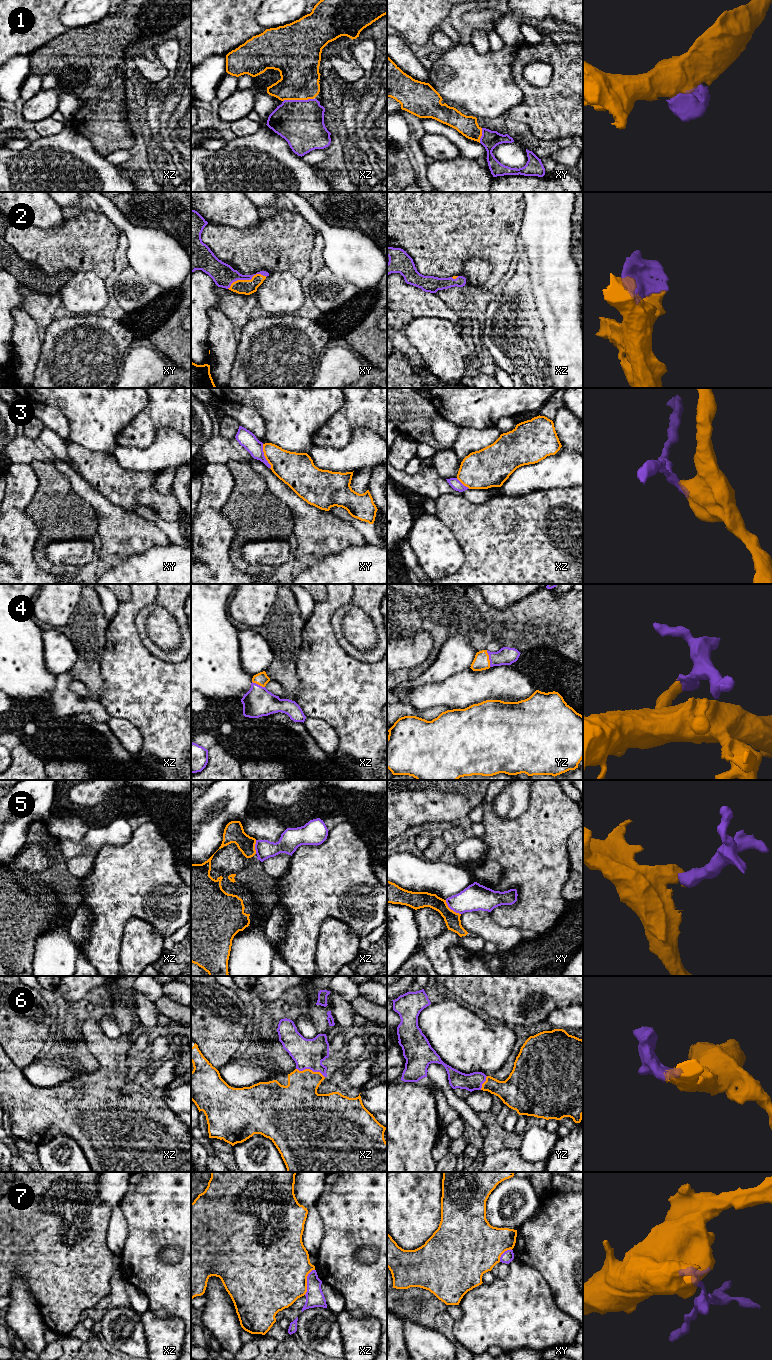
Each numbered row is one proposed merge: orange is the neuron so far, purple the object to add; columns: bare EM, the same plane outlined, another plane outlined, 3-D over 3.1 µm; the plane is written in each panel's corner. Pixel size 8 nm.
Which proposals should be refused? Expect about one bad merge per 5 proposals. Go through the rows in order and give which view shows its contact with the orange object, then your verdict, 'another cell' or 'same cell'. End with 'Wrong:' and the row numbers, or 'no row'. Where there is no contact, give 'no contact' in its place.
1: xz | same cell
2: xy | same cell
3: xy | another cell
4: yz | same cell
5: xy | another cell
6: xz | same cell
7: xz | another cell
Wrong: 3, 5, 7

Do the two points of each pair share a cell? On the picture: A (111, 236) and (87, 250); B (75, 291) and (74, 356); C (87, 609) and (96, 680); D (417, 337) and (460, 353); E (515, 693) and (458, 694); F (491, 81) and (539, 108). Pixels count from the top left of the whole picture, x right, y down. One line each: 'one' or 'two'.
A: one
B: two
C: one
D: one
E: one
F: two

